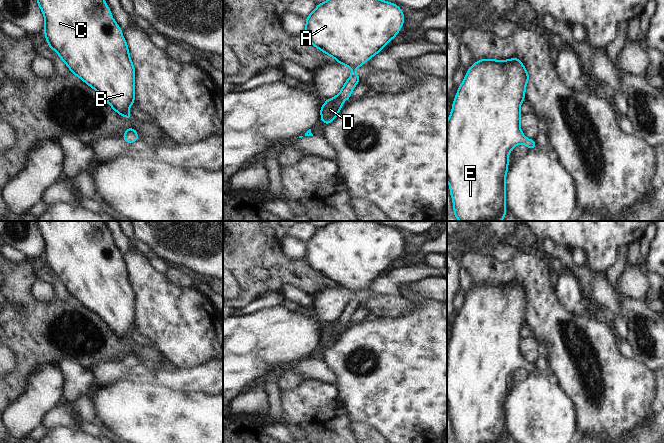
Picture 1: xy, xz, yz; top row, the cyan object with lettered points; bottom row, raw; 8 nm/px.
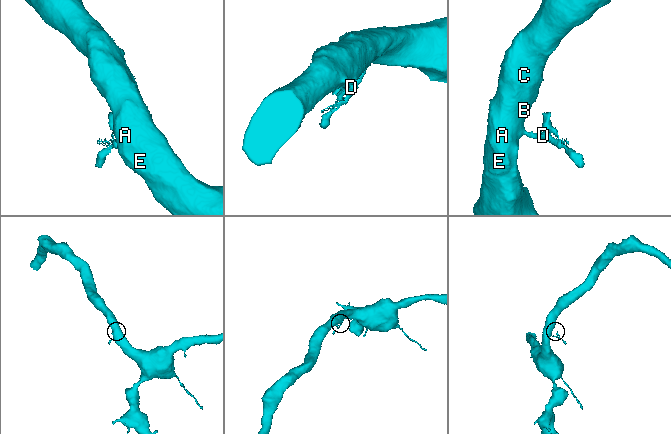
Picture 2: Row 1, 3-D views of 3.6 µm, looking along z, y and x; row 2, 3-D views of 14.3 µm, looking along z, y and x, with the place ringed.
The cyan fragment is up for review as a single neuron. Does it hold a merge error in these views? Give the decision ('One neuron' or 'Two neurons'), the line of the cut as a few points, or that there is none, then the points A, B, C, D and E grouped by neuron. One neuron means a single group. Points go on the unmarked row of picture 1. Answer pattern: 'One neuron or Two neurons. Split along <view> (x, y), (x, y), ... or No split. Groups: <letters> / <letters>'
One neuron. No split. Groups: A B C D E

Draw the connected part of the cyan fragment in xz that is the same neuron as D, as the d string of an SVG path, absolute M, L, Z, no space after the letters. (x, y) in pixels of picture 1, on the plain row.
M332 221L318 228L306 242L304 260L311 268L352 294L352 299L343 309L341 316L329 324L323 323L326 329L320 331L322 347L329 348L336 342L343 326L351 321L352 314L360 304L355 293L378 278L391 263L396 262L404 244L398 229L375 221Z

